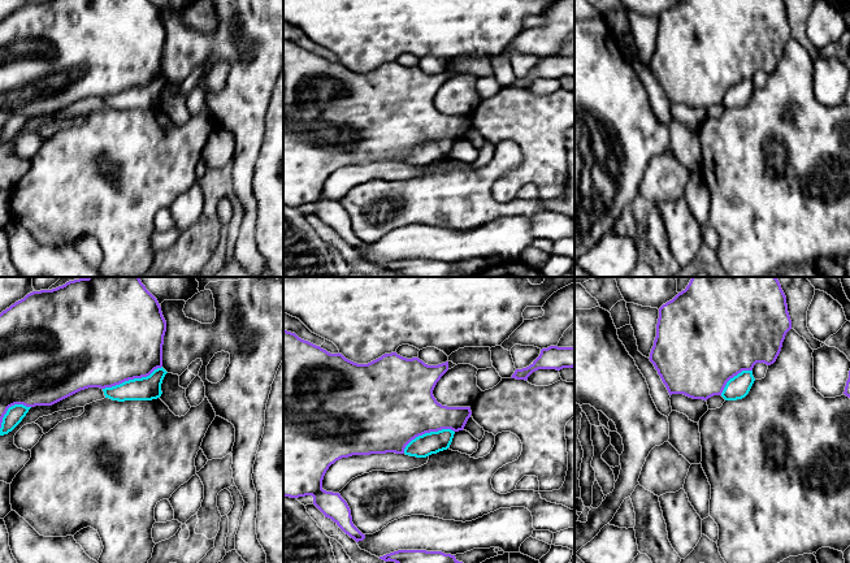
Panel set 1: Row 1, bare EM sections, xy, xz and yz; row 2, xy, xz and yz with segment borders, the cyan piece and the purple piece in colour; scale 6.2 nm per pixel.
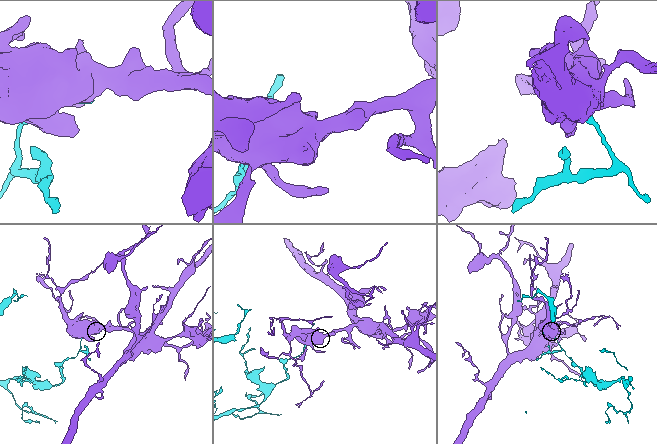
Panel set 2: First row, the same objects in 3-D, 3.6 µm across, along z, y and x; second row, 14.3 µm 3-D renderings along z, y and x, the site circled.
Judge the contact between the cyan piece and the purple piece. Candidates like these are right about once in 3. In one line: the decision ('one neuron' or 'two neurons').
two neurons

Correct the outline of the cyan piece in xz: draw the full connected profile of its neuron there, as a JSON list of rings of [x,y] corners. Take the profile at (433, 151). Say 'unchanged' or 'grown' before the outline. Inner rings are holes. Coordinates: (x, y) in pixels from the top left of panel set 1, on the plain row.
unchanged; [[[442,138],[425,142],[412,148],[404,157],[404,163],[416,166],[426,166],[431,163],[447,159],[452,151],[455,140]]]

